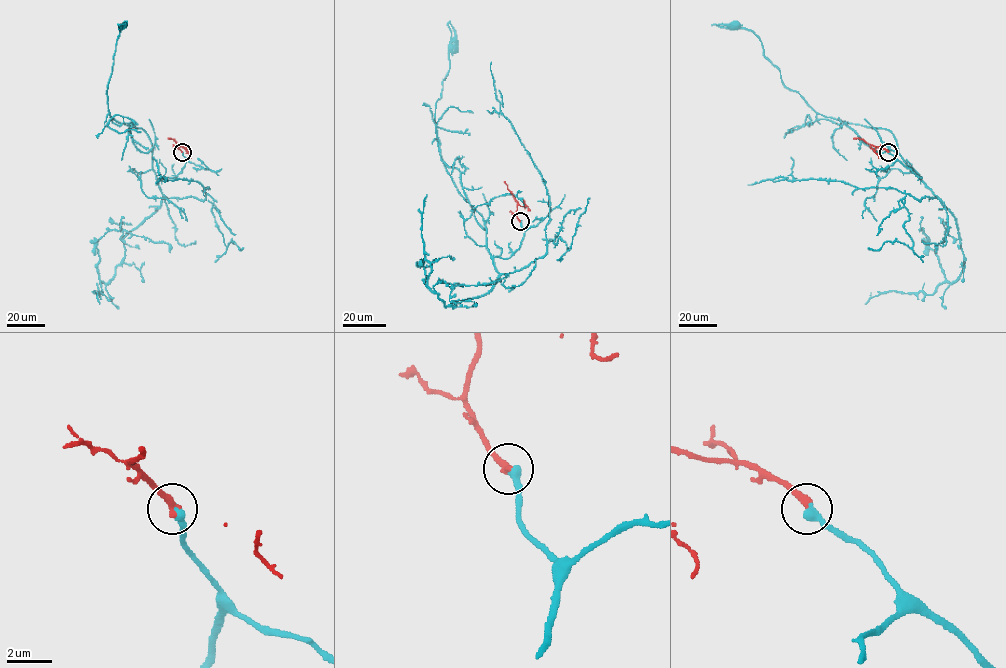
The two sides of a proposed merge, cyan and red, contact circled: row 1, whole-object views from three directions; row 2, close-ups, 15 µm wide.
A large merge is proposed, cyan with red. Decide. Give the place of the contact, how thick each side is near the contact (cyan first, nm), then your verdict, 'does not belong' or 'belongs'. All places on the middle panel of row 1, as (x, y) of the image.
(520, 221) | 400/360 nm | belongs

